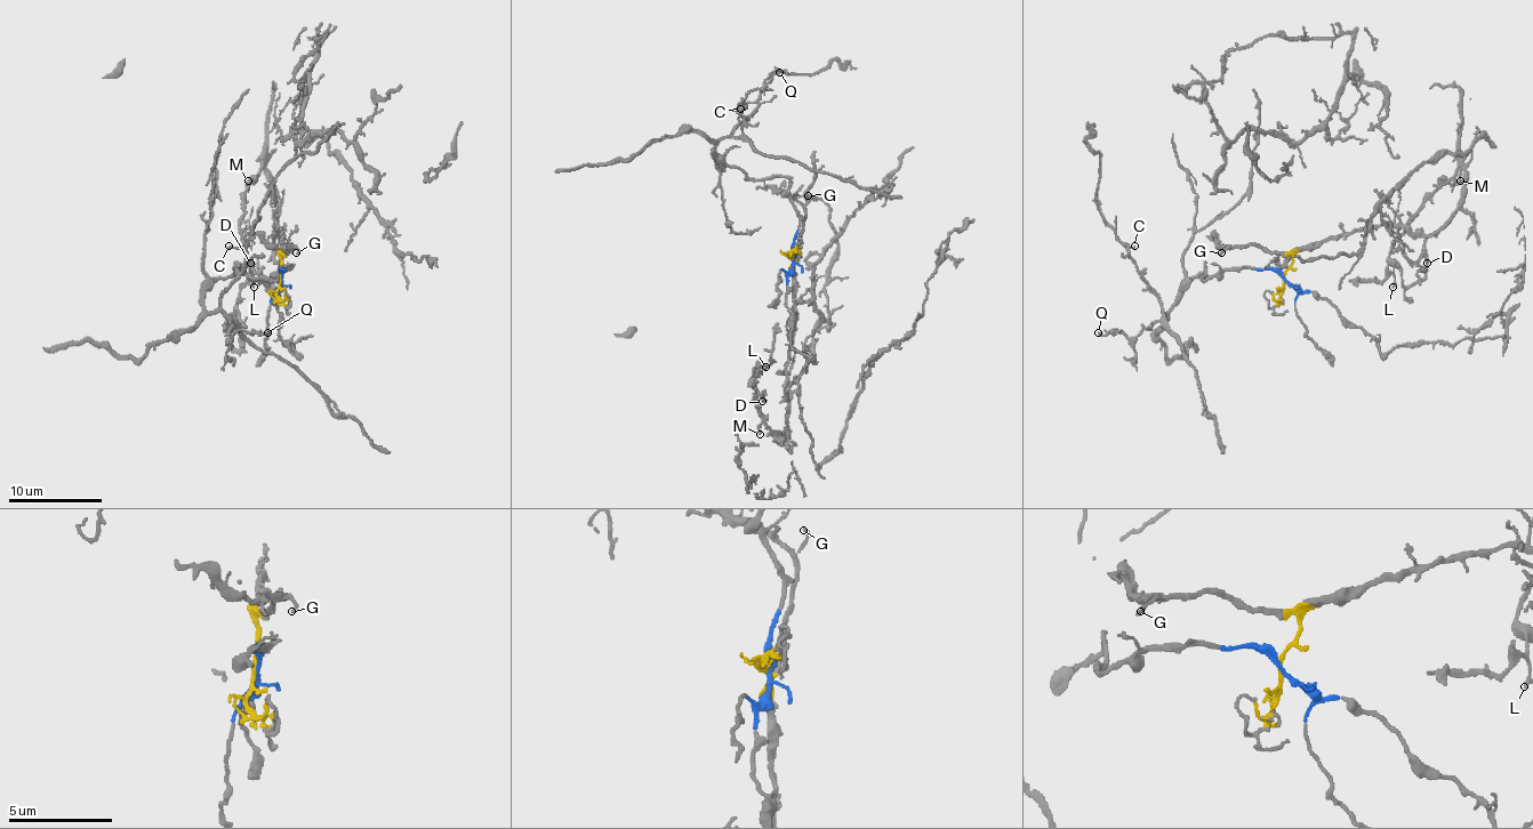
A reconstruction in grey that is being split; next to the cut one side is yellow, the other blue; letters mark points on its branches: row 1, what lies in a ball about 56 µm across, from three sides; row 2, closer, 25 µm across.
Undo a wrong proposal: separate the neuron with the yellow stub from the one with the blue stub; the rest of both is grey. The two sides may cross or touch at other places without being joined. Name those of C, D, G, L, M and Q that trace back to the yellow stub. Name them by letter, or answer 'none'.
D, G, L, M

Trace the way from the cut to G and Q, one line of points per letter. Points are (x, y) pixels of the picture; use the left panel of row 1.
G: (280, 278), (282, 255), (291, 246), (296, 252)
Q: (280, 278), (287, 268), (219, 278), (203, 299), (231, 320), (231, 338), (269, 331)

